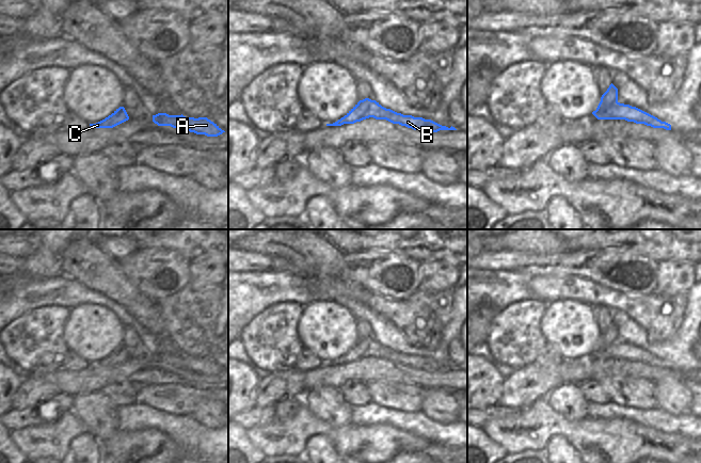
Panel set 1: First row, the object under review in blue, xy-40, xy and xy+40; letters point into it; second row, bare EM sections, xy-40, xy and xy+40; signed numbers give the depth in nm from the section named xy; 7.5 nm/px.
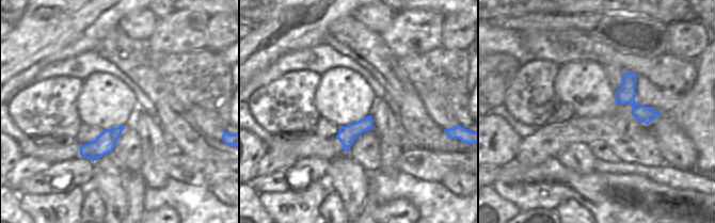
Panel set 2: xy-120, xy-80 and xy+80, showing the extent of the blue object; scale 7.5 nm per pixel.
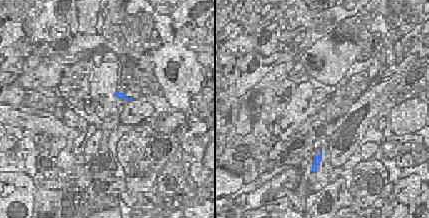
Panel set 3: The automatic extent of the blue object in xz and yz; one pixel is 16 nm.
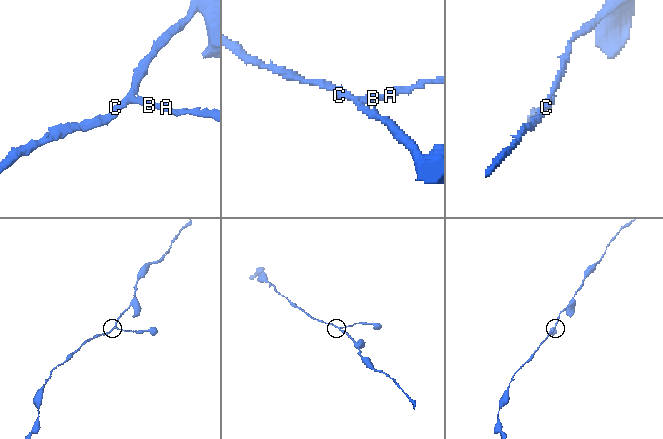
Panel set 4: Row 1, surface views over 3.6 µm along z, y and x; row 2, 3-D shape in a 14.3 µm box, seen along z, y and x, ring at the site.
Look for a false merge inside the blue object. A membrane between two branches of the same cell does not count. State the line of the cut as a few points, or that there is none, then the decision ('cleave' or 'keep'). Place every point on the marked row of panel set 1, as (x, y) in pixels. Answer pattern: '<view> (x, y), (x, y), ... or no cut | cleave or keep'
xy+40 (617, 101), (612, 102), (605, 110), (603, 116), (596, 117) | cleave

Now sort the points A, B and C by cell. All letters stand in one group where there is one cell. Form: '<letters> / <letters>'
A B / C

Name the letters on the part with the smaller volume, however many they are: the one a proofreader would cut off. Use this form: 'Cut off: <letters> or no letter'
Cut off: A, B.

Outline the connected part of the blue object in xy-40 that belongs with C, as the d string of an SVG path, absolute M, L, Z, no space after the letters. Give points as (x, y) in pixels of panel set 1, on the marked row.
M120 107L105 119L100 121L96 124L90 124L90 126L94 126L96 128L113 128L128 119L129 119L129 116L128 116L125 108Z

